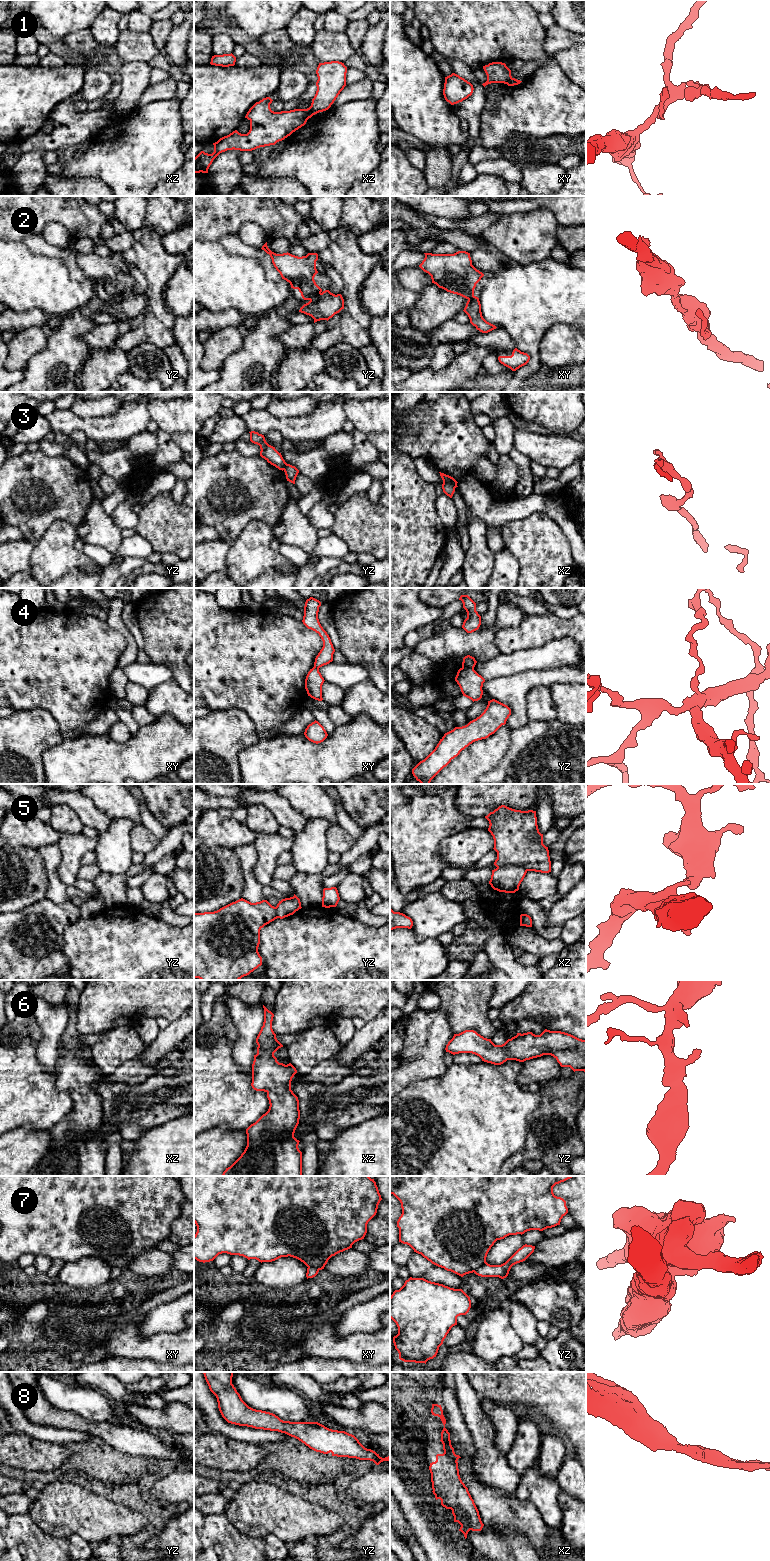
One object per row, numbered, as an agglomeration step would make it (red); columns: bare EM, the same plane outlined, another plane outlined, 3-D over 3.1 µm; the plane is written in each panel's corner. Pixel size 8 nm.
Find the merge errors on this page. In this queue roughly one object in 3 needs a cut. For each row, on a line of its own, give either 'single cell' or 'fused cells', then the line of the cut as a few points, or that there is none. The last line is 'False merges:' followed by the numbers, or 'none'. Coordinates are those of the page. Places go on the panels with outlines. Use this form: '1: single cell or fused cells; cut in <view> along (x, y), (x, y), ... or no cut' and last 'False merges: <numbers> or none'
1: fused cells; cut in xz along (309, 107), (316, 113)
2: single cell; no cut
3: fused cells; cut in xz along (443, 482), (453, 482), (456, 484)
4: fused cells; cut in yz along (462, 666), (468, 666), (473, 669)
5: fused cells; cut in xz along (497, 866), (521, 865), (527, 870)
6: single cell; no cut
7: fused cells; cut in yz along (486, 1262), (474, 1272)
8: single cell; no cut
False merges: 1, 3, 4, 5, 7

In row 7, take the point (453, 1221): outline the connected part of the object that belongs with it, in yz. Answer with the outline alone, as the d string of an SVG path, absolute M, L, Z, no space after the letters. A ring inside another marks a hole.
M390 1176L390 1194L393 1194L401 1203L402 1214L397 1221L399 1228L399 1242L409 1245L414 1252L421 1254L432 1264L451 1271L461 1277L475 1272L486 1263L486 1257L497 1240L509 1235L524 1234L530 1230L543 1231L560 1225L561 1219L568 1213L566 1201L553 1193L556 1184L564 1182L573 1176Z

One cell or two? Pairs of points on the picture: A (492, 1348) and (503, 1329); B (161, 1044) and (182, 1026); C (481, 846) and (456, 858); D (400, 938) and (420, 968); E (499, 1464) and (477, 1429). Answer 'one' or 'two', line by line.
A: one
B: one
C: one
D: one
E: one

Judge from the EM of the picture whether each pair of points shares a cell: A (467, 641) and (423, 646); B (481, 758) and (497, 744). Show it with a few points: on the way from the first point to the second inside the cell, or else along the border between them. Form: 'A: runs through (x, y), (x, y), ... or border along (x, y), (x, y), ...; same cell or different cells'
A: runs through (456, 643), (450, 646), (434, 646); same cell
B: runs through (485, 755), (493, 748); same cell

